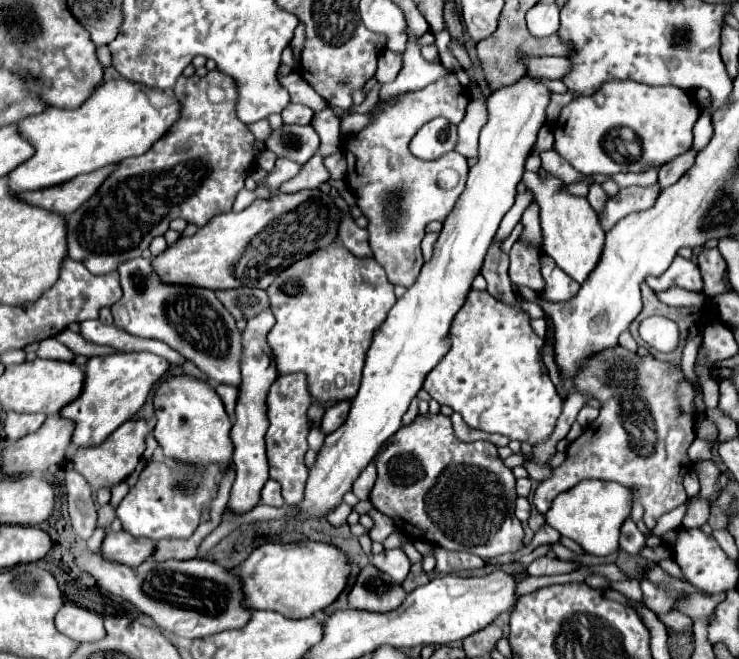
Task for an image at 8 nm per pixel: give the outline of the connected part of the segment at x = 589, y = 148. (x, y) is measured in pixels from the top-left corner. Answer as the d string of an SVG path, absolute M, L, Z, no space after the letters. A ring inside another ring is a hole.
M611 80L611 82L601 84L595 94L579 96L561 110L561 116L559 116L559 120L553 128L555 150L575 170L579 170L581 174L587 174L587 176L593 176L593 174L609 176L609 174L615 174L615 172L643 172L643 170L649 170L649 168L663 166L671 158L679 156L679 154L683 154L691 148L691 144L693 144L693 132L691 130L693 130L693 124L699 118L699 114L701 114L701 110L695 104L695 98L681 88L675 88L675 86L647 86L647 84L639 84L639 82L633 82L633 80L621 80L621 82ZM623 126L629 126L637 134L639 144L641 144L641 158L634 162L625 162L625 164L615 162L605 148L607 134L613 128L623 128Z

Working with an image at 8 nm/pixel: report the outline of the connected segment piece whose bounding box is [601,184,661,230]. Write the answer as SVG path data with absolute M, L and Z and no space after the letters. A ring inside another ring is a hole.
M659 184L621 188L619 194L609 198L607 204L605 204L605 212L601 216L603 230L609 230L611 226L615 226L615 222L619 222L621 218L625 218L631 212L639 212L639 210L651 208L655 204L659 192L661 192Z

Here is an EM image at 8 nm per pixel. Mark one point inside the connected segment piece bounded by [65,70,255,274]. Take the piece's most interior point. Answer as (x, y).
(142, 195)

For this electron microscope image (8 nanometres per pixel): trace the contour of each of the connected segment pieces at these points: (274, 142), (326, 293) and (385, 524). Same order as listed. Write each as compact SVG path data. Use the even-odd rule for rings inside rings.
M283 124L279 130L269 134L265 148L271 150L277 158L289 158L297 164L305 164L317 152L319 136L311 124Z
M333 242L285 268L267 288L267 294L277 320L267 336L267 342L277 358L279 374L305 372L309 378L309 392L319 402L351 400L355 390L359 390L359 370L363 370L371 334L383 324L383 318L387 318L397 300L391 282L387 282L387 276L383 274L383 266L379 266L373 256L355 258L345 246Z
M371 510L369 512L369 516L375 520L375 526L371 528L371 532L369 532L369 536L371 536L371 540L375 540L375 542L383 542L393 530L395 530L395 526L393 526L393 522L391 522L391 518L385 518L383 514L379 514L377 510Z

